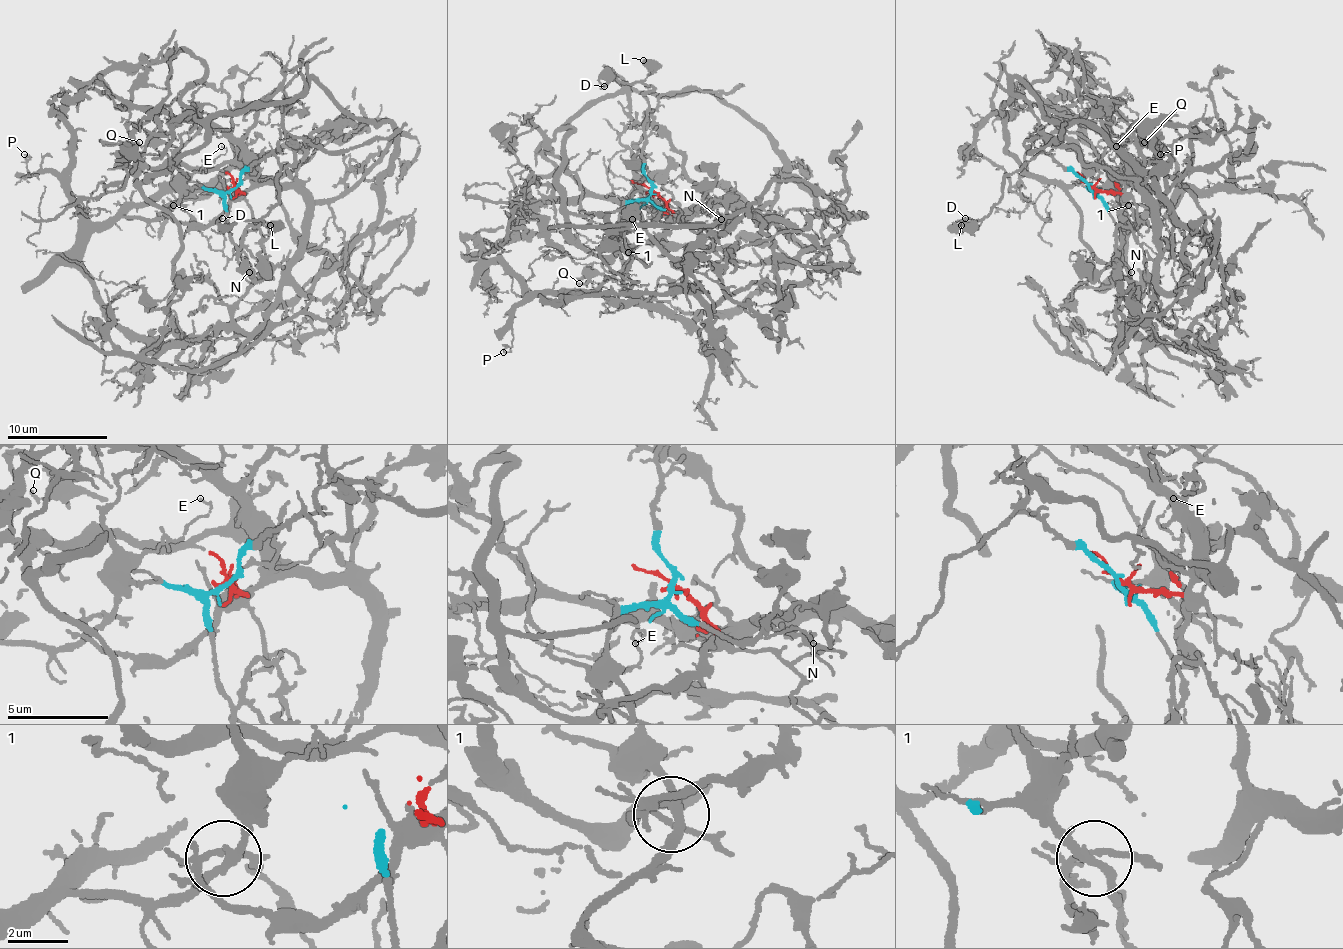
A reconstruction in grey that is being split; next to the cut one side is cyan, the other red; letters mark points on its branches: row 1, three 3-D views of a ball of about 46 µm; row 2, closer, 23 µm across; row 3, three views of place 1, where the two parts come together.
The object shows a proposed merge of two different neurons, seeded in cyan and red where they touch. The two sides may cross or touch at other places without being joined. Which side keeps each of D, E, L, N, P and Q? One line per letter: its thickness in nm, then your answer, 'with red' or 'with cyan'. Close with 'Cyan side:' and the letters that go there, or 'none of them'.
D: 120 nm | with cyan
E: 80 nm | with cyan
L: 600 nm | with cyan
N: 110 nm | with cyan
P: 110 nm | with cyan
Q: 140 nm | with cyan
Cyan side: D, E, L, N, P, Q

